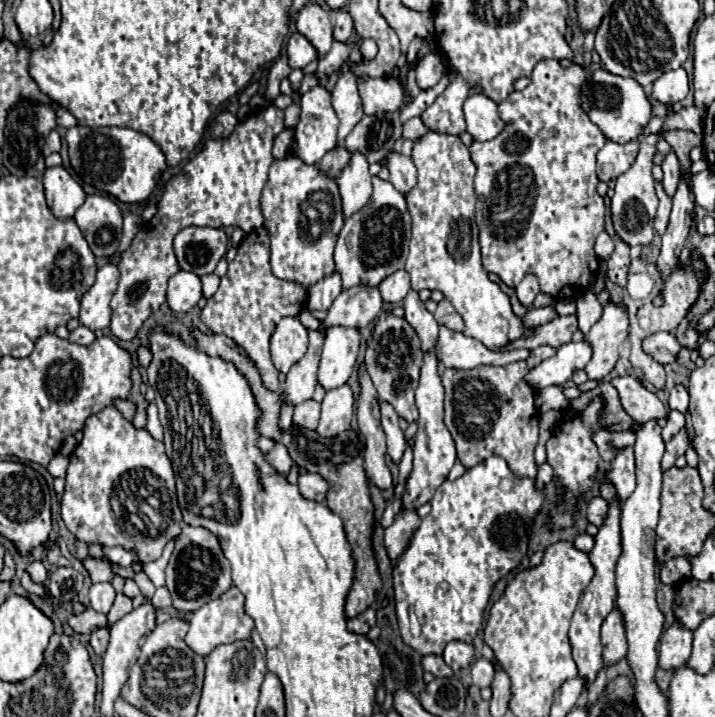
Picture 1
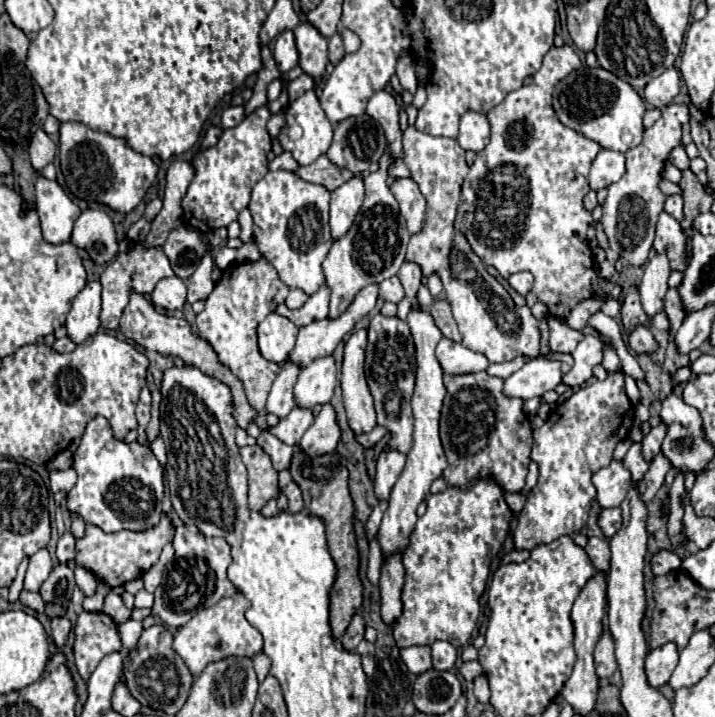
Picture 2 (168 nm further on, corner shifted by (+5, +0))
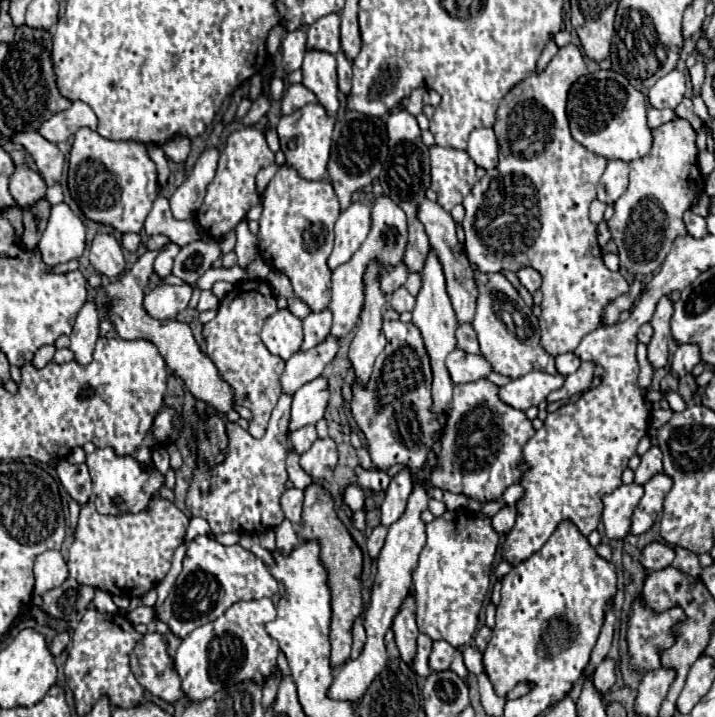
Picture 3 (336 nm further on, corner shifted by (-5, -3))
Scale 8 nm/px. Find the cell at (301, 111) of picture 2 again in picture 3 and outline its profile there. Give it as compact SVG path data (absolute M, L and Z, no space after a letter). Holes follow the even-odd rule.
M307 103L299 111L293 111L291 115L283 115L277 133L281 141L281 149L287 155L287 163L309 181L323 179L327 173L327 161L329 161L329 147L331 147L331 135L335 127L335 117L329 117L327 111L319 103Z

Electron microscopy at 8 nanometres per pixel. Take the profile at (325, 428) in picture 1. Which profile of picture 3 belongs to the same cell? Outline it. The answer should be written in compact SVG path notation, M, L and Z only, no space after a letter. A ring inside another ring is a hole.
M325 437L325 439L317 439L311 445L311 449L301 455L299 463L315 481L323 481L333 477L337 459L339 459L337 443L331 437Z

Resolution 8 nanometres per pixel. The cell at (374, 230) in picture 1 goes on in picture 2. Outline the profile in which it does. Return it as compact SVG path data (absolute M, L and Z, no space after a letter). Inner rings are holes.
M377 170L375 174L369 174L367 178L363 178L363 182L365 182L363 206L361 206L351 230L343 238L335 240L335 244L331 246L331 250L323 262L323 272L327 278L325 284L331 290L331 304L329 304L331 320L341 316L341 312L345 312L345 308L349 308L349 304L353 302L353 296L361 288L365 288L369 284L379 284L379 282L395 276L399 266L405 260L405 250L407 250L407 242L409 242L411 234L407 232L403 216L401 216L401 224L399 224L399 204L397 204L395 196L391 194L385 180L387 180L387 170L385 172Z

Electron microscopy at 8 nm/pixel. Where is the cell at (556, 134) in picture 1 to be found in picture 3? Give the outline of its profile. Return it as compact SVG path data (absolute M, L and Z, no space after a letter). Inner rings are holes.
M569 43L557 51L541 75L533 73L505 95L493 125L499 141L499 163L479 179L477 189L481 193L481 201L477 207L467 207L463 219L465 253L479 271L519 271L521 267L533 267L541 273L541 345L553 357L573 351L583 335L599 327L603 307L629 291L629 283L621 273L613 273L603 265L601 247L597 243L597 225L589 221L589 205L597 197L597 183L607 167L607 159L587 151L569 133L565 113L567 91L581 75L587 75L587 65L581 51Z

